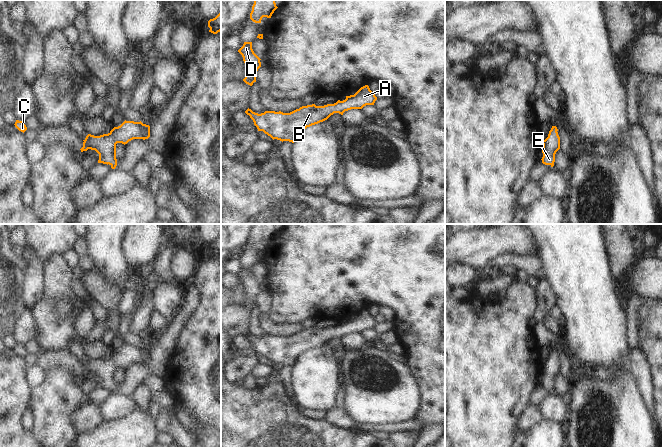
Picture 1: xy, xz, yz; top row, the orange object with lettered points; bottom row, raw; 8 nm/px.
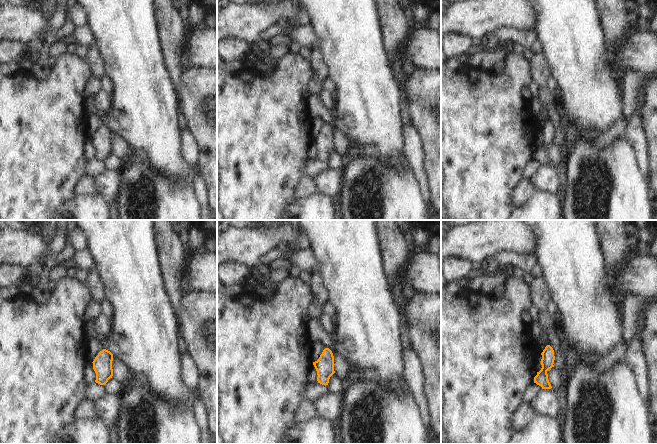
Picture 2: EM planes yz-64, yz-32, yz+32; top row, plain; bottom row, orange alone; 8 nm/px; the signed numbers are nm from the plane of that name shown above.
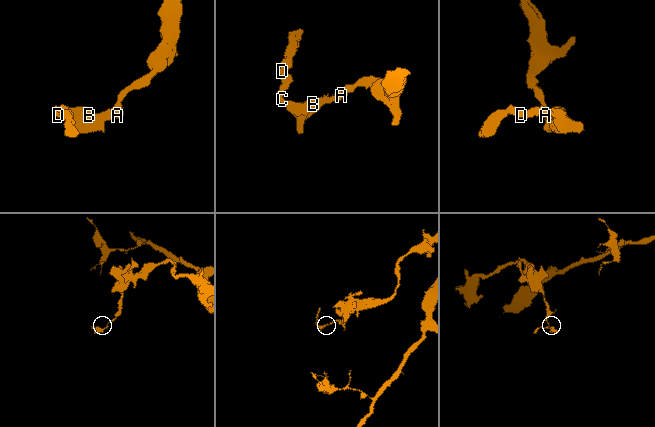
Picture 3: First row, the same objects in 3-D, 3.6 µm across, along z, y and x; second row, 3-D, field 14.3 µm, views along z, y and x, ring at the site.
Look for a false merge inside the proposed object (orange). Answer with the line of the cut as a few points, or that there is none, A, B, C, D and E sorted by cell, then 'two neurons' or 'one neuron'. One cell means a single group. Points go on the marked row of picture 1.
cut none; groups A B C D E; one neuron

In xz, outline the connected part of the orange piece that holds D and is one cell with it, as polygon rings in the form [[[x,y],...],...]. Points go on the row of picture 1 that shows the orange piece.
[[[244,42],[243,46],[238,50],[242,55],[245,63],[247,75],[243,81],[252,86],[256,82],[256,72],[261,67],[260,58],[254,53],[252,49],[252,42]]]

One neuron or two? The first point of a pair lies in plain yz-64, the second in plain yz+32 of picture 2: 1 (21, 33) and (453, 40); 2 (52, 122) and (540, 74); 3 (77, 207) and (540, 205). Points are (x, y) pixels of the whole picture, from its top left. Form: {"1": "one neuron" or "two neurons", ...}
{"1": "two neurons", "2": "two neurons", "3": "one neuron"}

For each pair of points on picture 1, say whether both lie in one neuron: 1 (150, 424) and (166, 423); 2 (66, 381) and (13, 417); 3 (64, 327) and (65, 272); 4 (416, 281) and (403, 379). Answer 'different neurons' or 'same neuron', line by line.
1: different neurons
2: different neurons
3: same neuron
4: different neurons

